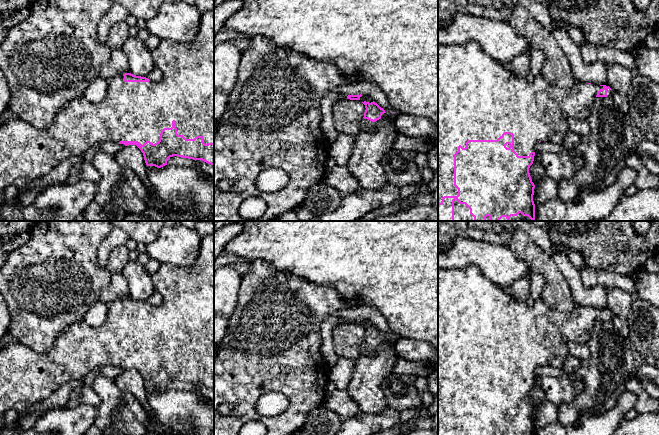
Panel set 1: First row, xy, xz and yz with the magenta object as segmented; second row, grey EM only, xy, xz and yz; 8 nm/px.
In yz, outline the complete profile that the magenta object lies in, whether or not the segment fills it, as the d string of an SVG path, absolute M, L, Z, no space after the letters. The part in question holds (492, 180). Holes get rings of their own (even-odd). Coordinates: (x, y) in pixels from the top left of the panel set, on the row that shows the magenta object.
M474 41L459 45L438 44L438 221L535 221L535 185L529 173L534 161L535 146L540 142L549 141L556 133L566 134L569 131L569 118L587 119L595 97L611 96L612 89L608 84L577 82L573 88L565 88L550 83L540 75L535 76L532 82L519 78L491 59Z

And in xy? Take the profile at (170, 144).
M214 8L202 14L198 33L190 43L173 43L168 39L161 39L158 47L151 51L151 56L155 67L163 74L158 82L150 81L146 77L136 76L131 73L117 75L108 79L108 89L106 97L100 102L91 102L85 97L76 98L66 103L56 114L54 121L43 129L37 129L24 120L16 117L0 125L0 192L9 185L16 186L19 190L30 183L47 176L52 170L65 160L85 153L94 144L101 142L116 142L124 146L136 145L143 153L147 166L161 168L167 165L170 157L177 156L193 160L202 160L214 166Z

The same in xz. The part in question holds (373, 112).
M242 0L243 7L227 19L224 28L232 29L241 35L243 40L249 40L257 35L270 38L275 44L290 47L302 55L331 62L343 75L345 84L358 84L362 75L367 75L386 95L390 108L384 110L374 101L362 102L365 105L364 117L360 121L361 130L373 131L380 119L390 119L395 122L400 115L425 117L438 127L438 0Z

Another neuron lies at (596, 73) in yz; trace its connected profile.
M554 29L551 33L567 57L577 82L607 85L607 67L602 62L585 63L580 47L573 42L566 30Z

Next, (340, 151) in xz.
M338 133L337 139L330 145L329 157L337 166L347 166L354 147L354 137Z

